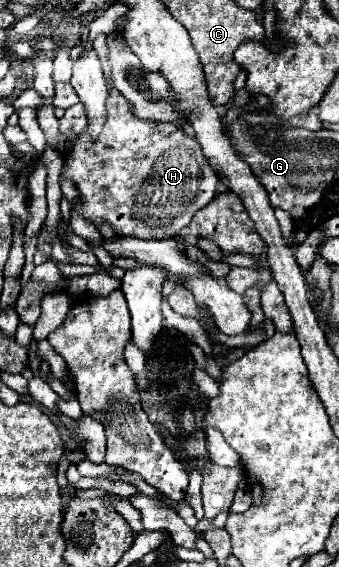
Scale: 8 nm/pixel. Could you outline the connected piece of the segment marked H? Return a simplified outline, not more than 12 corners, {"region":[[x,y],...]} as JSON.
{"region":[[109,94],[63,154],[71,210],[167,240],[213,200],[193,136]]}

